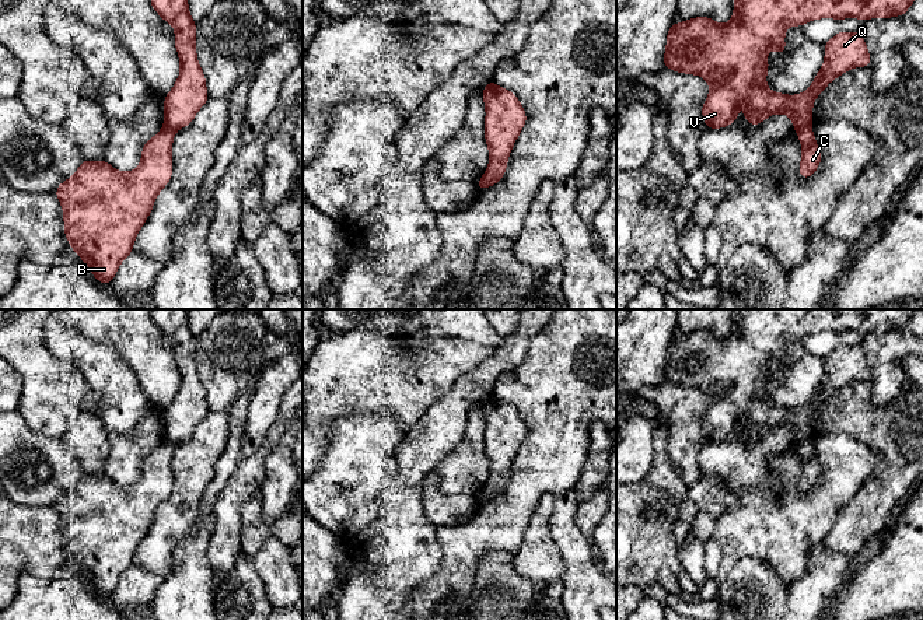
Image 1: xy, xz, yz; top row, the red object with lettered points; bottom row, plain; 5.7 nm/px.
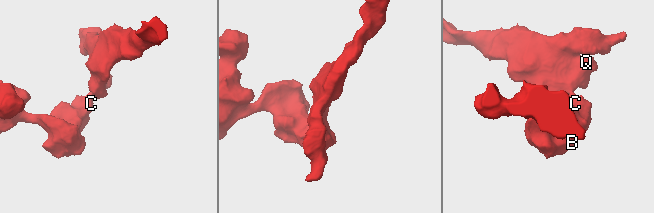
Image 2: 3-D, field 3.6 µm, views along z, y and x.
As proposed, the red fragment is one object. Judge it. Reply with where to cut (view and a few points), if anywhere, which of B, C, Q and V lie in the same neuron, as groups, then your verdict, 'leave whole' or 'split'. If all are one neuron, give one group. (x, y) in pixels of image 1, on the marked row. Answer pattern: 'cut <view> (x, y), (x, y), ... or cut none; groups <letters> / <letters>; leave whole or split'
cut yz (810, 125), (797, 132); groups B C / Q V; split

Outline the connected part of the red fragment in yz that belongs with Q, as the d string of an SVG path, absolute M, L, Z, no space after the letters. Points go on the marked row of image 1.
M735 0L733 20L726 25L717 24L710 17L696 17L679 24L671 24L667 35L664 69L685 74L702 76L710 84L710 94L702 105L706 129L721 129L738 119L735 112L740 102L747 106L745 119L751 126L772 113L787 113L796 132L812 125L812 102L836 77L852 67L870 67L871 56L861 32L838 32L824 43L825 62L815 76L811 87L798 94L787 95L766 88L769 62L766 52L775 48L786 55L784 32L787 25L803 27L807 21L825 17L842 21L854 17L867 21L874 17L891 18L906 15L915 0Z

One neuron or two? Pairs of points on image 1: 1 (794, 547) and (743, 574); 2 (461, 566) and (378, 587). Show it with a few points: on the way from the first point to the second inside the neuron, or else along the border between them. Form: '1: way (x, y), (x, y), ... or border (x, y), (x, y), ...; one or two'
1: border (733, 566), (744, 557), (759, 557), (786, 587); two
2: border (439, 540), (441, 552), (440, 568), (411, 594); two

